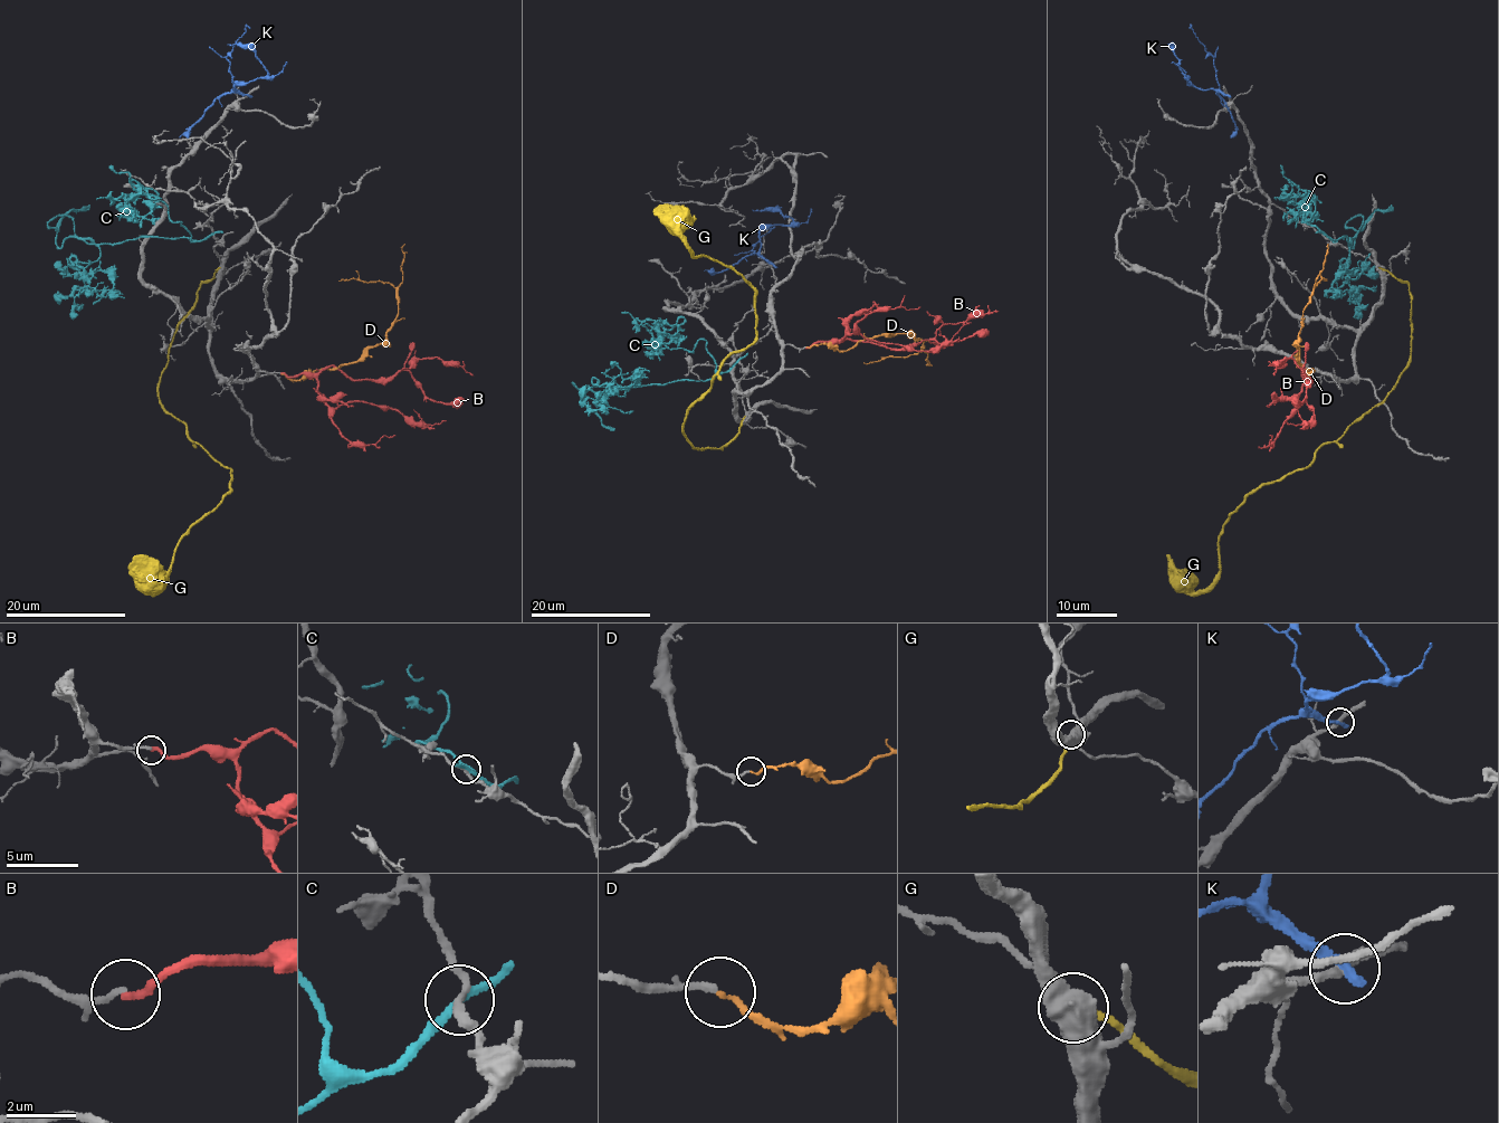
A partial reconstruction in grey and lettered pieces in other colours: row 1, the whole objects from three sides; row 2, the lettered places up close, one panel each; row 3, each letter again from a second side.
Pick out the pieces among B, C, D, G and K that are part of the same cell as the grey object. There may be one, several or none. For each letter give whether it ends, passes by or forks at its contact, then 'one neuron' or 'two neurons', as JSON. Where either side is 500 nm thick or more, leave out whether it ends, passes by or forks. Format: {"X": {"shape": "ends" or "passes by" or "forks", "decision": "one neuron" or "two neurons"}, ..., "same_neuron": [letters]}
{"B": {"shape": "ends", "decision": "two neurons"}, "C": {"shape": "passes by", "decision": "two neurons"}, "D": {"shape": "ends", "decision": "one neuron"}, "G": {"shape": "ends", "decision": "one neuron"}, "K": {"shape": "ends", "decision": "two neurons"}, "same_neuron": ["D", "G"]}

